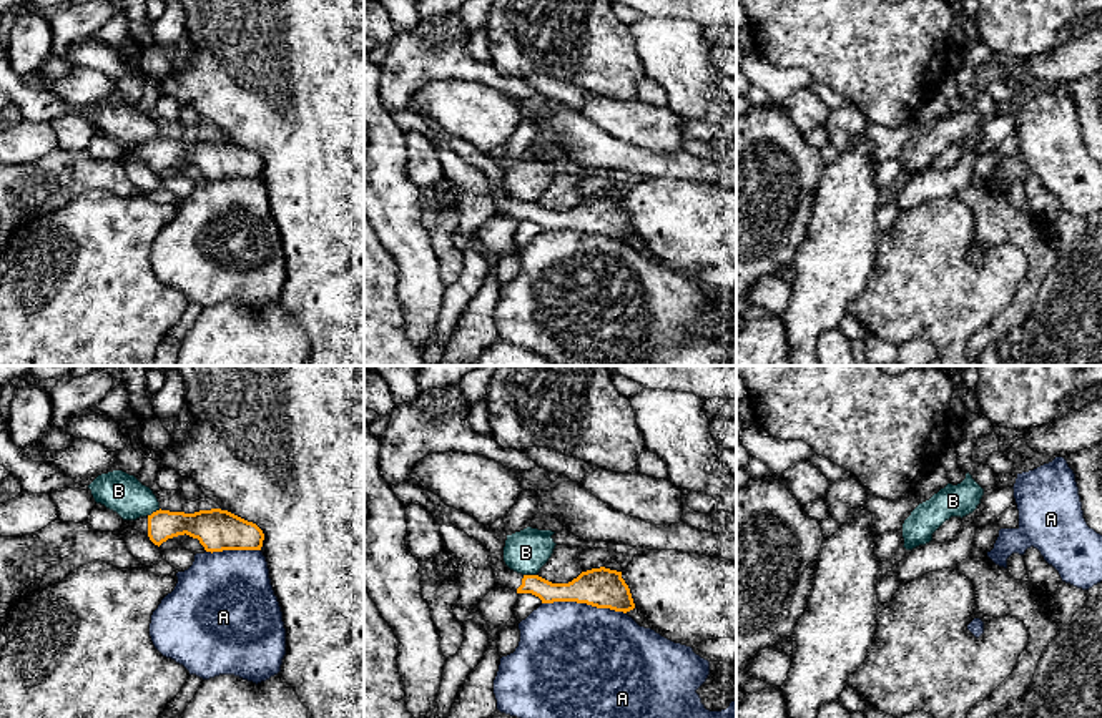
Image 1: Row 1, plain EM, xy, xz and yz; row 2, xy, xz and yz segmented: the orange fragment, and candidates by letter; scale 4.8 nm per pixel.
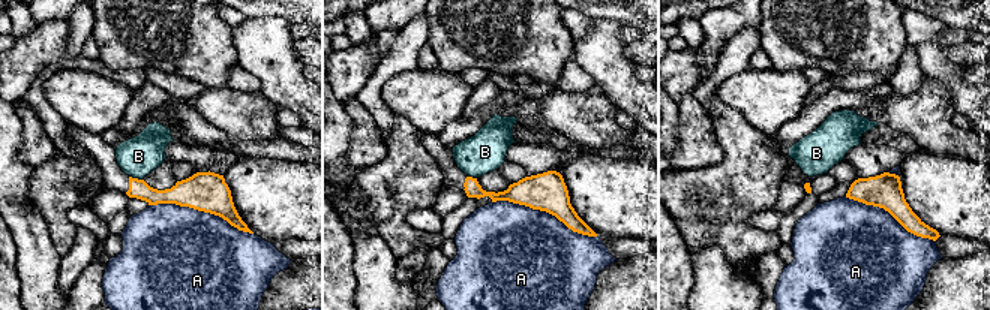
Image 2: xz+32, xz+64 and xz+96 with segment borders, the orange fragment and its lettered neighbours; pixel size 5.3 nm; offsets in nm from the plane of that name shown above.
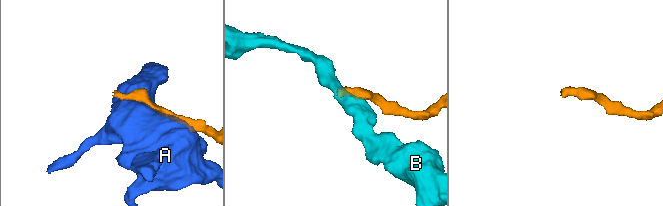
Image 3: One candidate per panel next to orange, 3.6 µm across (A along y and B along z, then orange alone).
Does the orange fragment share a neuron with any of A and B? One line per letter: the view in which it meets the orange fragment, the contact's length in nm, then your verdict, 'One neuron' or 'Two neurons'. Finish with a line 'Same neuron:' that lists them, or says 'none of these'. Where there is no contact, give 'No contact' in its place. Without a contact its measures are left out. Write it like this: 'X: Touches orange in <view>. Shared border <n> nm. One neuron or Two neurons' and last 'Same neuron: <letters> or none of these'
A: Touches orange in xz. Shared border 420 nm. Two neurons
B: Touches orange in xz. Shared border 60 nm. Two neurons
Same neuron: none of these

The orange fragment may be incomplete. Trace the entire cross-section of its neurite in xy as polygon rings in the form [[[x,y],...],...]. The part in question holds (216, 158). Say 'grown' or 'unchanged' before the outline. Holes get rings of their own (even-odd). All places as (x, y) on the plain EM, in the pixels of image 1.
grown | [[[211,136],[194,141],[156,138],[151,143],[128,148],[130,155],[146,163],[155,173],[168,166],[189,163],[198,166],[206,180],[261,178],[263,158],[228,138]]]

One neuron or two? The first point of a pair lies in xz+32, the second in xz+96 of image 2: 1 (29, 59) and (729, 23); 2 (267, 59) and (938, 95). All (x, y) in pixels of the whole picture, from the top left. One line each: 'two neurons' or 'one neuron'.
1: two neurons
2: two neurons

